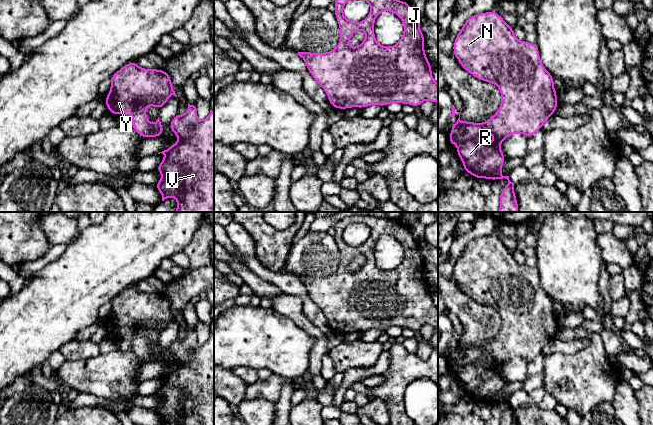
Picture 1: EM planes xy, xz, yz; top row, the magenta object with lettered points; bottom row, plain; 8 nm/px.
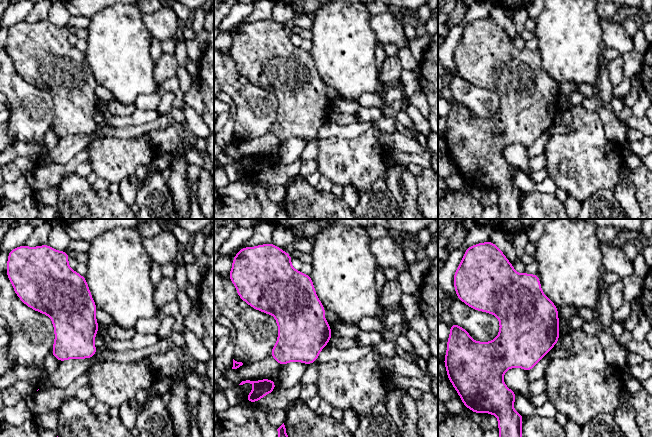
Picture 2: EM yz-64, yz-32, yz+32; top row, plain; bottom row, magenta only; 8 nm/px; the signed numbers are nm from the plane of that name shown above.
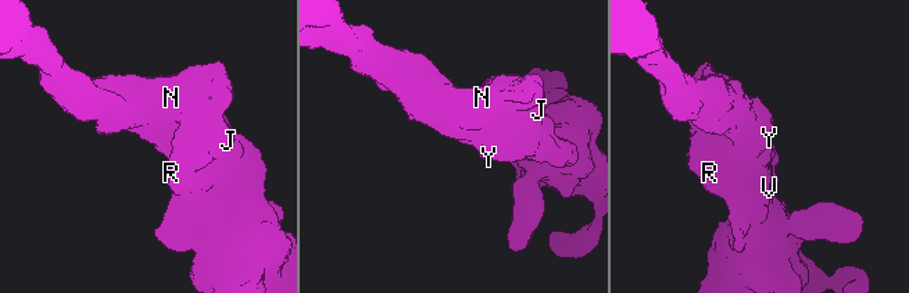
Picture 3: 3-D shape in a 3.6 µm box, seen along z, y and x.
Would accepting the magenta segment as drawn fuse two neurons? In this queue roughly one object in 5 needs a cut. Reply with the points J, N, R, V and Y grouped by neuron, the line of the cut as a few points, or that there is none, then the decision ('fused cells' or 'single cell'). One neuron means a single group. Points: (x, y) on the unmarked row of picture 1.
J N R V Y; no cut; single cell

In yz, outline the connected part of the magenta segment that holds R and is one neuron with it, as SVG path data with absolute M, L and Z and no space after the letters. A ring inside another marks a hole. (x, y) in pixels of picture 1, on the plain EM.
M495 235L484 236L484 237L476 238L476 239L473 239L473 240L470 240L469 242L467 242L465 248L462 250L460 256L457 258L455 265L453 267L453 278L458 283L461 291L464 294L466 294L467 296L469 296L472 300L474 300L475 302L477 302L479 304L495 308L501 316L502 324L501 324L501 329L500 329L500 332L498 333L498 335L490 343L488 343L487 345L485 345L481 348L478 348L476 346L469 346L469 345L462 346L460 344L460 338L459 338L458 344L451 351L451 358L448 362L448 366L449 366L449 368L457 369L457 380L460 381L463 386L463 395L468 396L469 398L474 400L476 403L479 403L479 402L485 402L485 403L490 403L490 404L500 404L503 402L507 403L508 408L504 411L504 413L501 415L501 417L499 419L500 425L517 425L516 420L515 420L515 415L514 415L514 407L509 404L509 400L503 400L501 398L501 392L506 384L506 380L502 377L500 369L505 362L509 361L515 357L522 357L523 359L530 362L537 355L542 353L543 348L549 343L550 340L552 340L555 337L556 332L559 329L558 323L557 323L557 316L555 315L554 309L553 309L555 302L543 290L543 288L540 284L539 273L538 273L537 268L529 267L525 264L519 265L515 261L514 252L510 251L505 246L505 244ZM485 357L493 358L494 364L491 367L485 367L480 364L480 359L485 358Z

